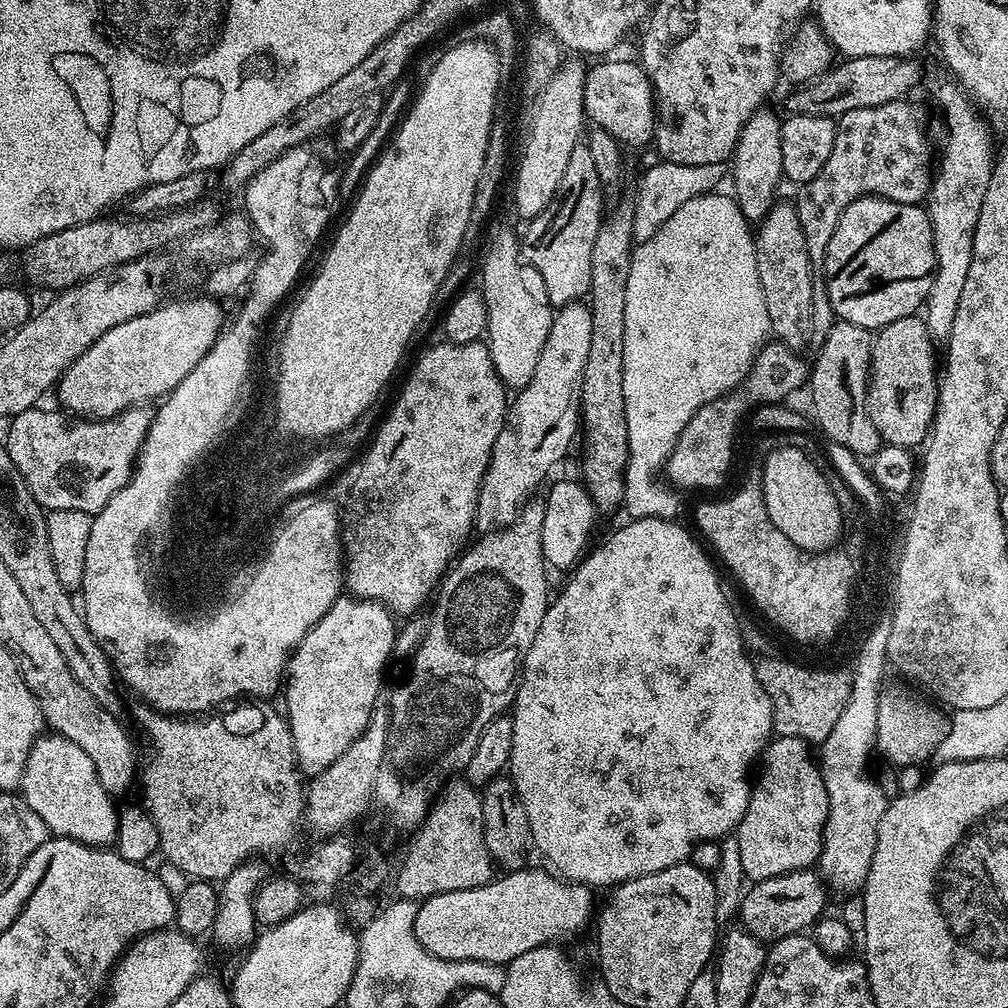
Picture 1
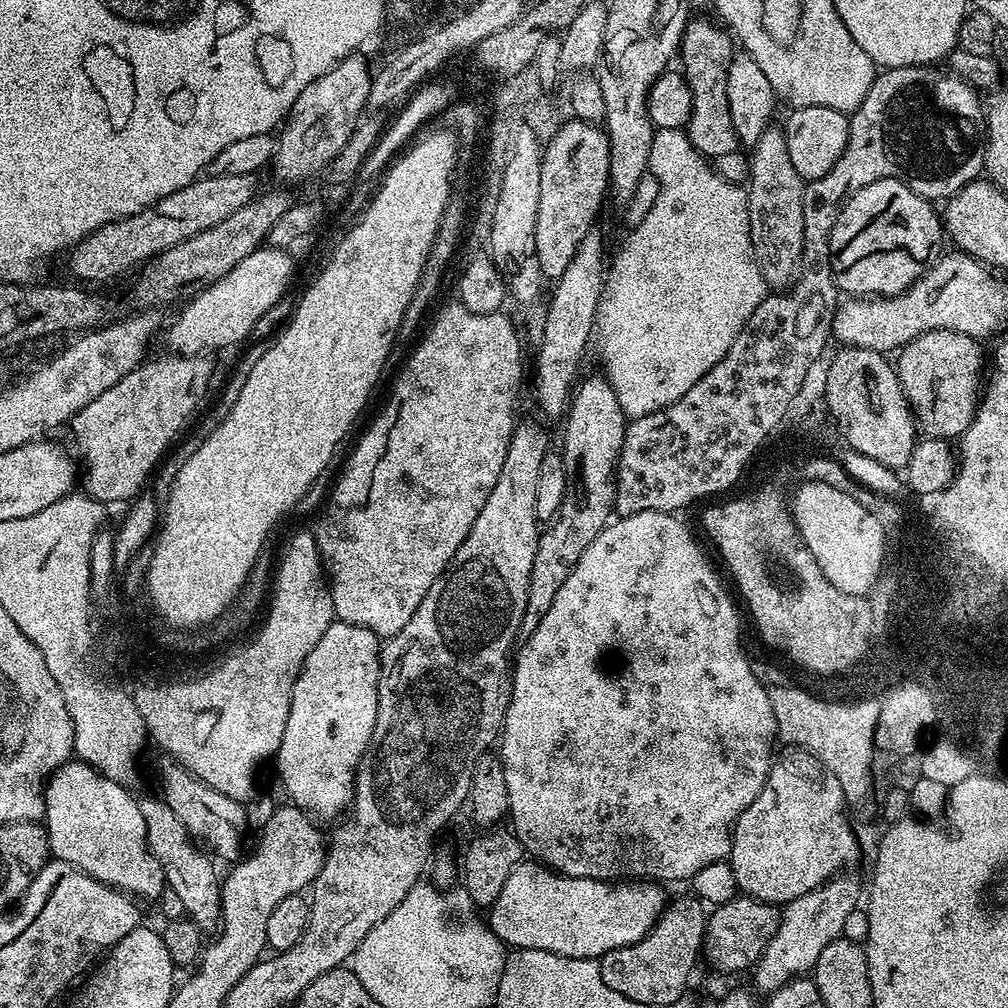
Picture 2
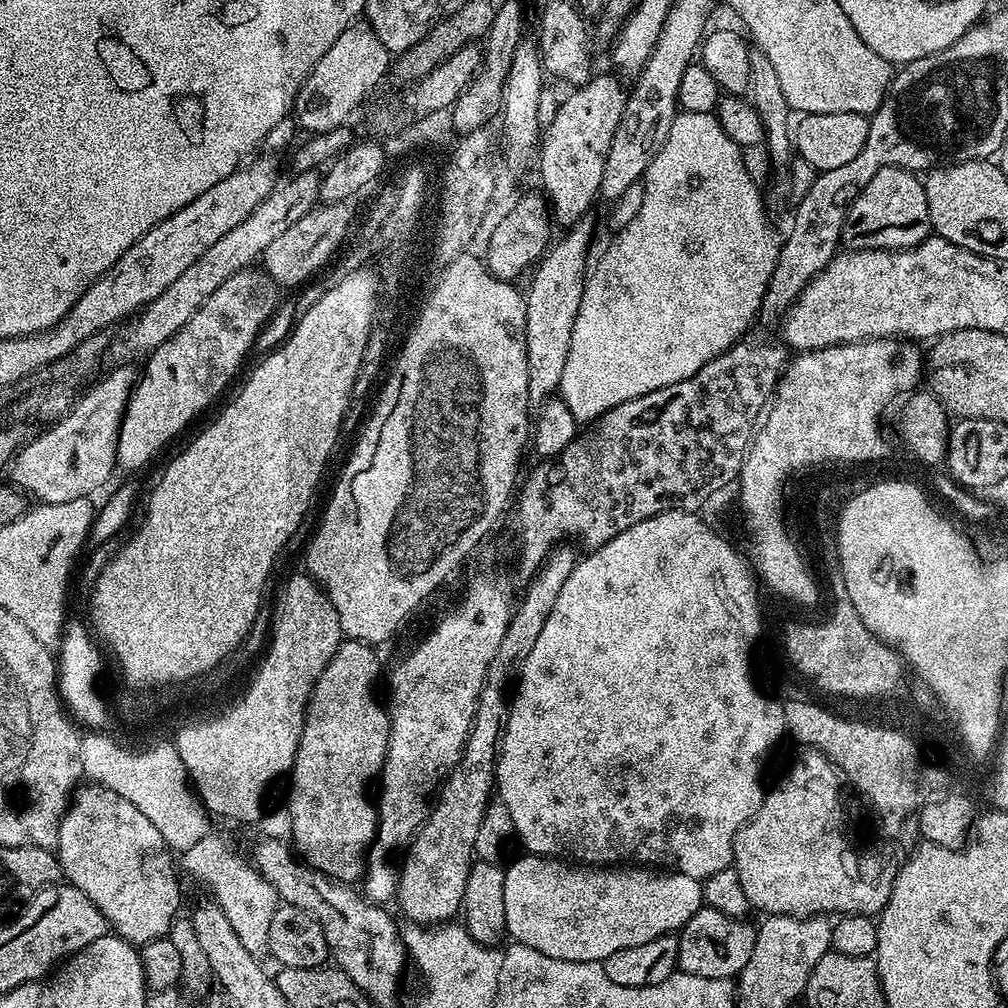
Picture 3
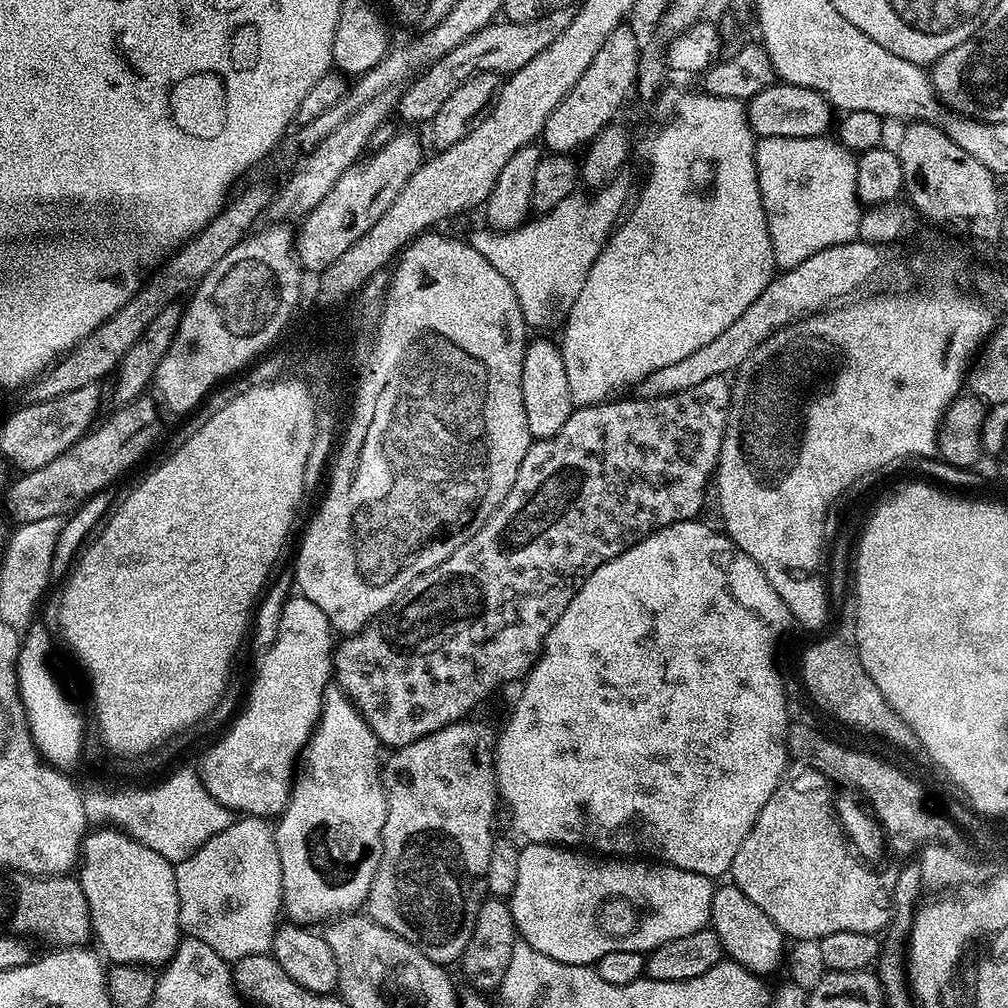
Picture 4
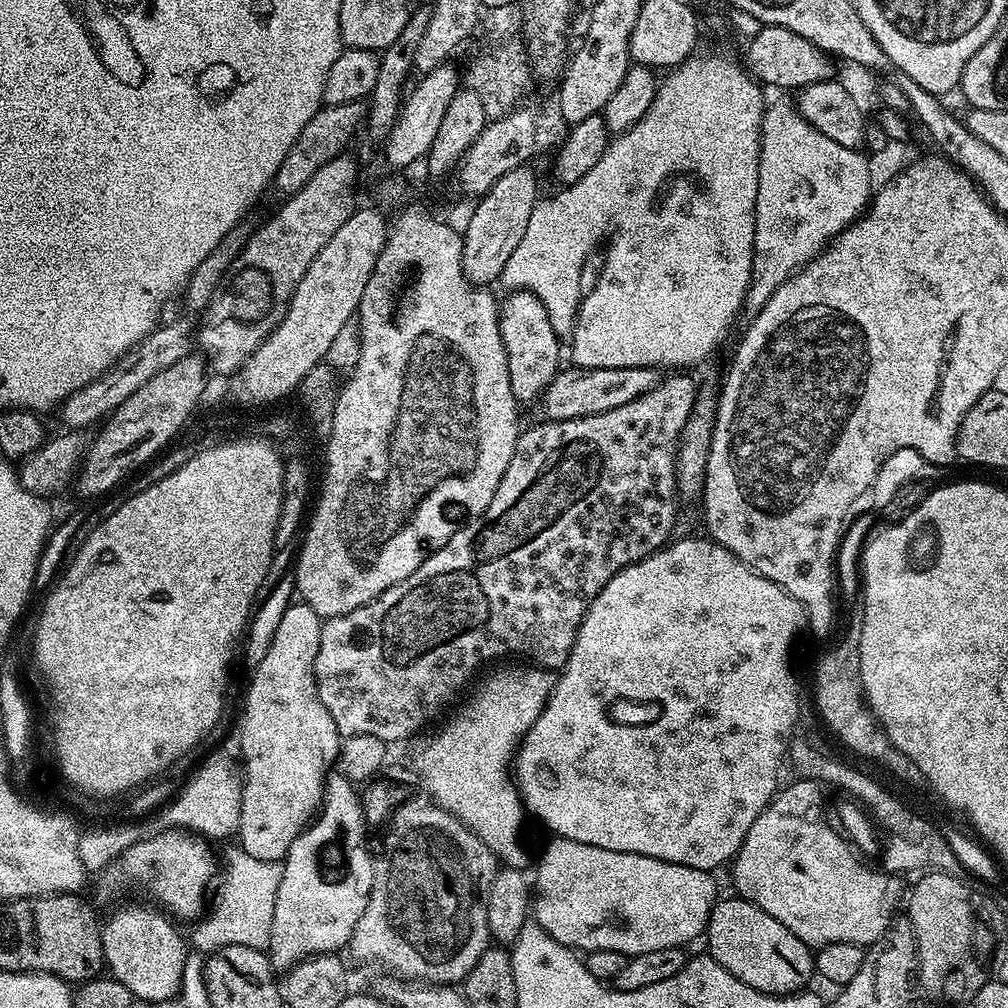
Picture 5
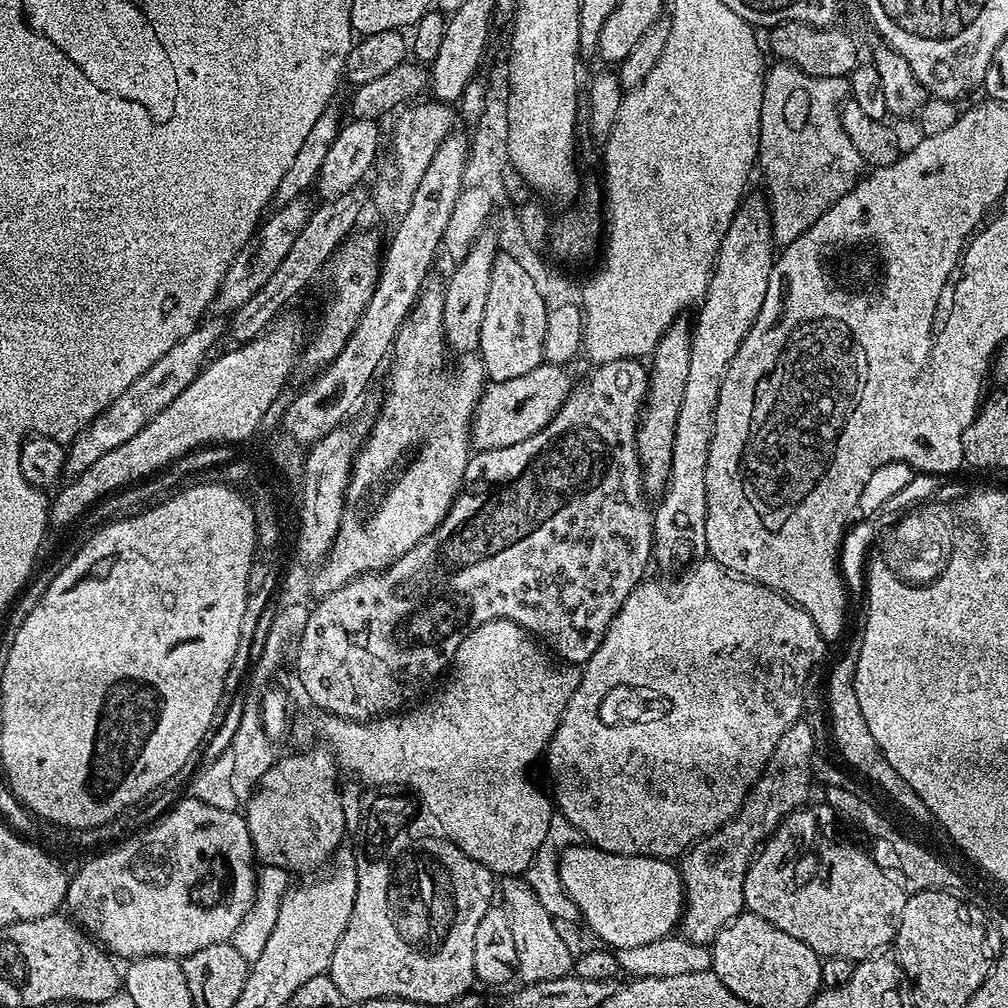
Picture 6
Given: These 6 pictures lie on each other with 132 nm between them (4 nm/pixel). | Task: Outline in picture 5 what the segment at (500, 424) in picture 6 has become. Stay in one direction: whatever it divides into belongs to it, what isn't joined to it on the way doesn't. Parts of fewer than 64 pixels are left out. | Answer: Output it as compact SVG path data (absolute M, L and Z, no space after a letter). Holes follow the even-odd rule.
M622 366L621 368L577 368L565 367L556 373L550 386L538 401L538 407L545 421L569 420L570 418L586 418L590 414L602 414L606 410L618 410L618 406L626 406L626 402L634 402L642 394L654 390L654 386L662 379L661 369L639 368L638 366Z

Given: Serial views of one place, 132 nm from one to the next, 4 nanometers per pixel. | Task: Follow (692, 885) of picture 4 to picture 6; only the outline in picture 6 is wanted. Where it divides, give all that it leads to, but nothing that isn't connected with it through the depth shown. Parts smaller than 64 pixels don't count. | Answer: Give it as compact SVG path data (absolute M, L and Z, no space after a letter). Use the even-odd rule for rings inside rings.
M581 842L560 854L566 894L580 911L580 920L611 949L646 946L677 931L684 890L679 867L659 856L623 856Z

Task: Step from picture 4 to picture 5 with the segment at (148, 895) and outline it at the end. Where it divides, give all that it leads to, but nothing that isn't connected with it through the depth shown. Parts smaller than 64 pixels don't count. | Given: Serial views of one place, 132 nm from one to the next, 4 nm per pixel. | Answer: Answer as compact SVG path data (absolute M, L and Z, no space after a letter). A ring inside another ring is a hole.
M140 906L120 908L108 921L102 924L102 946L104 947L104 962L111 979L122 982L126 990L137 1001L146 1003L166 1002L178 994L183 978L183 967L190 953L190 948L184 945L180 932L175 928L173 917L163 914L159 909L148 910Z

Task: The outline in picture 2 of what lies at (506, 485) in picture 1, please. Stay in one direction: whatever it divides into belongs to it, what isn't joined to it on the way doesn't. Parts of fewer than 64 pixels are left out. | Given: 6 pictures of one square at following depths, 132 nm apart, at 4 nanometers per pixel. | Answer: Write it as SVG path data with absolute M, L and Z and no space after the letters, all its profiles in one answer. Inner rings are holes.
M593 226L578 246L570 266L566 266L559 280L555 281L553 288L556 289L552 292L548 314L542 318L544 335L536 354L536 404L548 416L563 417L568 411L574 385L581 375L580 363L584 360L584 351L590 348L594 336L596 311L604 292L605 279L604 236L599 227Z

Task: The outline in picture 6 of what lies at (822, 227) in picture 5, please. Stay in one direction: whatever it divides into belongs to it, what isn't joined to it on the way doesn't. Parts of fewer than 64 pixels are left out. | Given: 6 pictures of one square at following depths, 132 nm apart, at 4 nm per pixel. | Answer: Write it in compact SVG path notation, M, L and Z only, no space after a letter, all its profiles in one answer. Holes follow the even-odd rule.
M783 62L773 65L764 73L758 168L764 171L763 191L772 214L772 238L777 245L783 246L794 242L798 234L818 222L818 218L822 218L822 214L826 214L838 198L856 185L865 163L858 150L854 150L850 138L846 138L846 130L842 130L840 121L840 106L849 95L847 79L843 76L818 78Z

